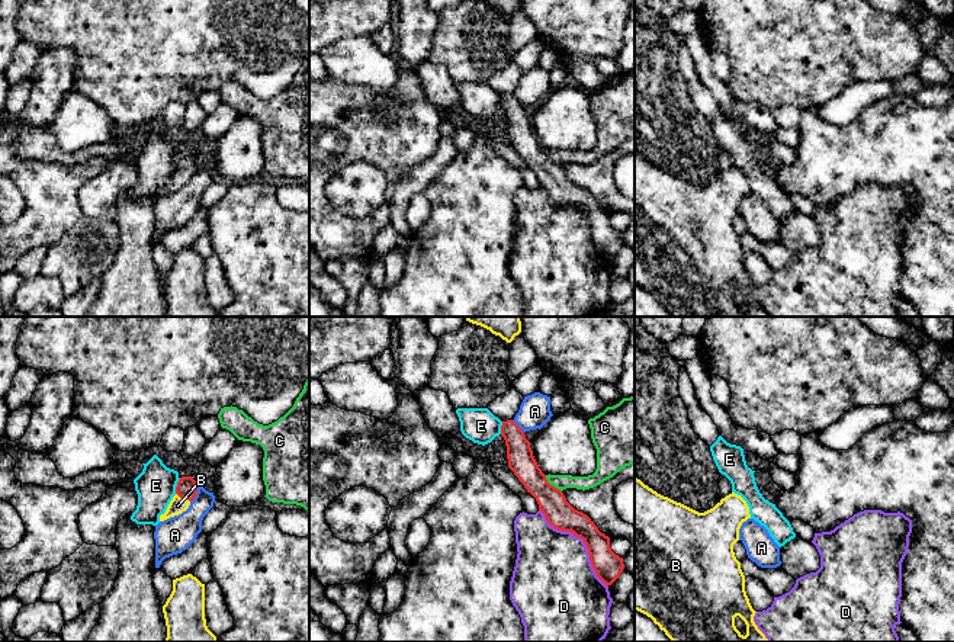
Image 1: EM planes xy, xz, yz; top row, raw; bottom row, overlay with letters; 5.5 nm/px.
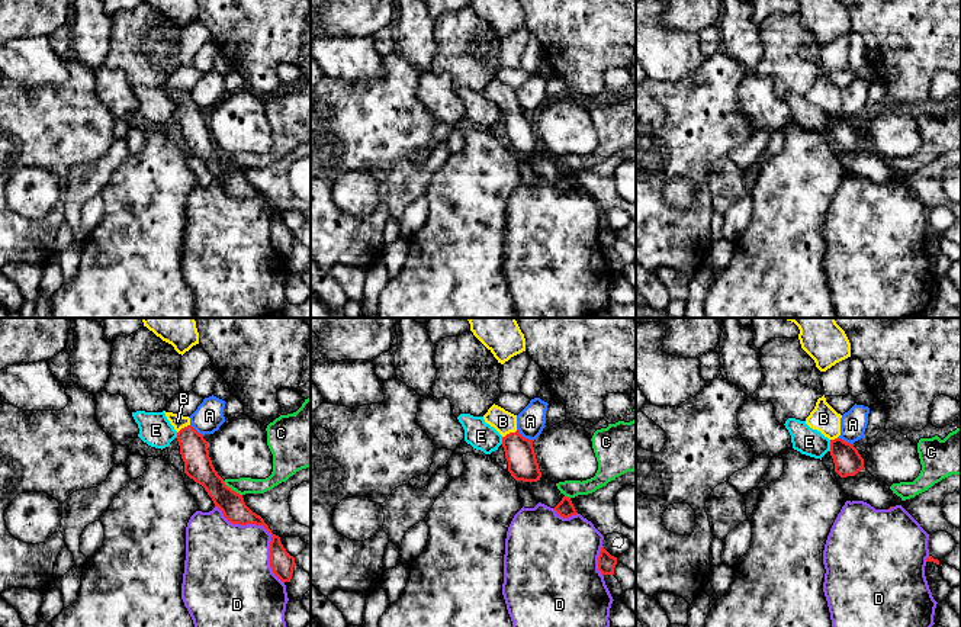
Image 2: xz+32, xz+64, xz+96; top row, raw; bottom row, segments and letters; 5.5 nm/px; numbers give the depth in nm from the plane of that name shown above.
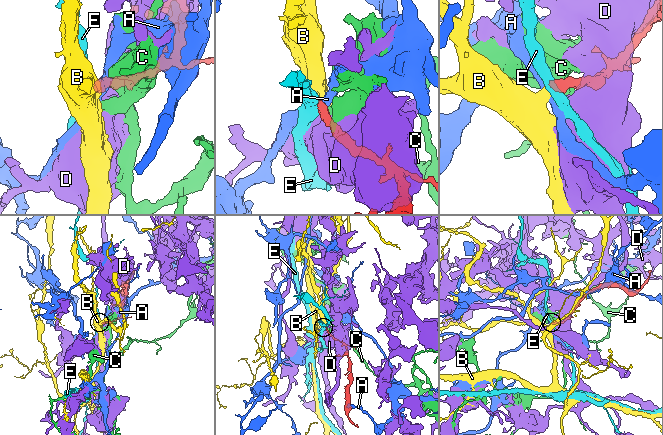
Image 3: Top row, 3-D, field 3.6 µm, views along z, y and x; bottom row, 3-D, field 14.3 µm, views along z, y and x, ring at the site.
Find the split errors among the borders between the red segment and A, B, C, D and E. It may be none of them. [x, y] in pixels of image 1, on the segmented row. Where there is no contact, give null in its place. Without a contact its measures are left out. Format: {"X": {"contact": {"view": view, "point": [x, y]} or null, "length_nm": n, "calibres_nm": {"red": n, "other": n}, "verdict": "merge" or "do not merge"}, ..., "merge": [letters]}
{"A": {"contact": {"view": "xy", "point": [196, 491]}, "length_nm": 120, "calibres_nm": {"red": 120, "other": 190}, "verdict": "do not merge"}, "B": {"contact": {"view": "xy", "point": [183, 497]}, "length_nm": 90, "calibres_nm": {"red": 120, "other": 90}, "verdict": "merge"}, "C": {"contact": {"view": "xz", "point": [552, 485]}, "length_nm": 130, "calibres_nm": {"red": 160, "other": 80}, "verdict": "do not merge"}, "D": {"contact": {"view": "xz", "point": [582, 539]}, "length_nm": 550, "calibres_nm": {"red": 160, "other": 440}, "verdict": "do not merge"}, "E": {"contact": {"view": "xy", "point": [177, 485]}, "length_nm": 90, "calibres_nm": {"red": 120, "other": 220}, "verdict": "do not merge"}, "merge": ["B"]}

